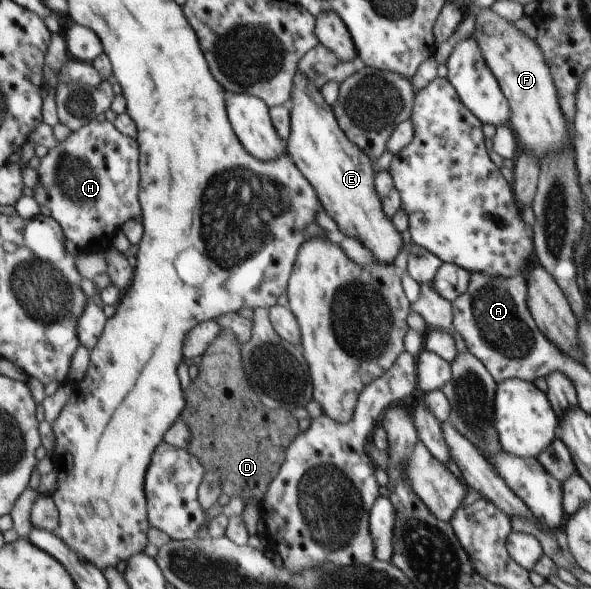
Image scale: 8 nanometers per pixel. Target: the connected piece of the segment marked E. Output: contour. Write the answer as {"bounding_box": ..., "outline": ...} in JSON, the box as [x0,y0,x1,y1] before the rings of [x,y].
{"bounding_box":[285,69,403,264],"outline":[[[298,69],[295,74],[295,78],[293,79],[293,90],[291,91],[291,99],[289,103],[291,113],[291,132],[289,133],[289,138],[285,143],[287,153],[290,159],[292,159],[292,161],[296,164],[296,167],[301,171],[301,174],[316,190],[317,199],[321,201],[322,212],[328,214],[337,223],[337,226],[339,227],[338,235],[359,239],[369,250],[371,250],[374,259],[377,260],[376,262],[380,262],[381,264],[393,264],[394,259],[397,259],[396,256],[403,249],[402,234],[396,229],[396,226],[391,220],[392,218],[389,218],[385,214],[382,200],[375,188],[375,171],[373,170],[373,163],[371,159],[355,143],[352,143],[348,137],[346,137],[344,130],[340,129],[340,126],[338,125],[336,116],[333,112],[333,107],[330,107],[330,104],[323,98],[321,91],[316,88],[306,76],[300,74]]]}

